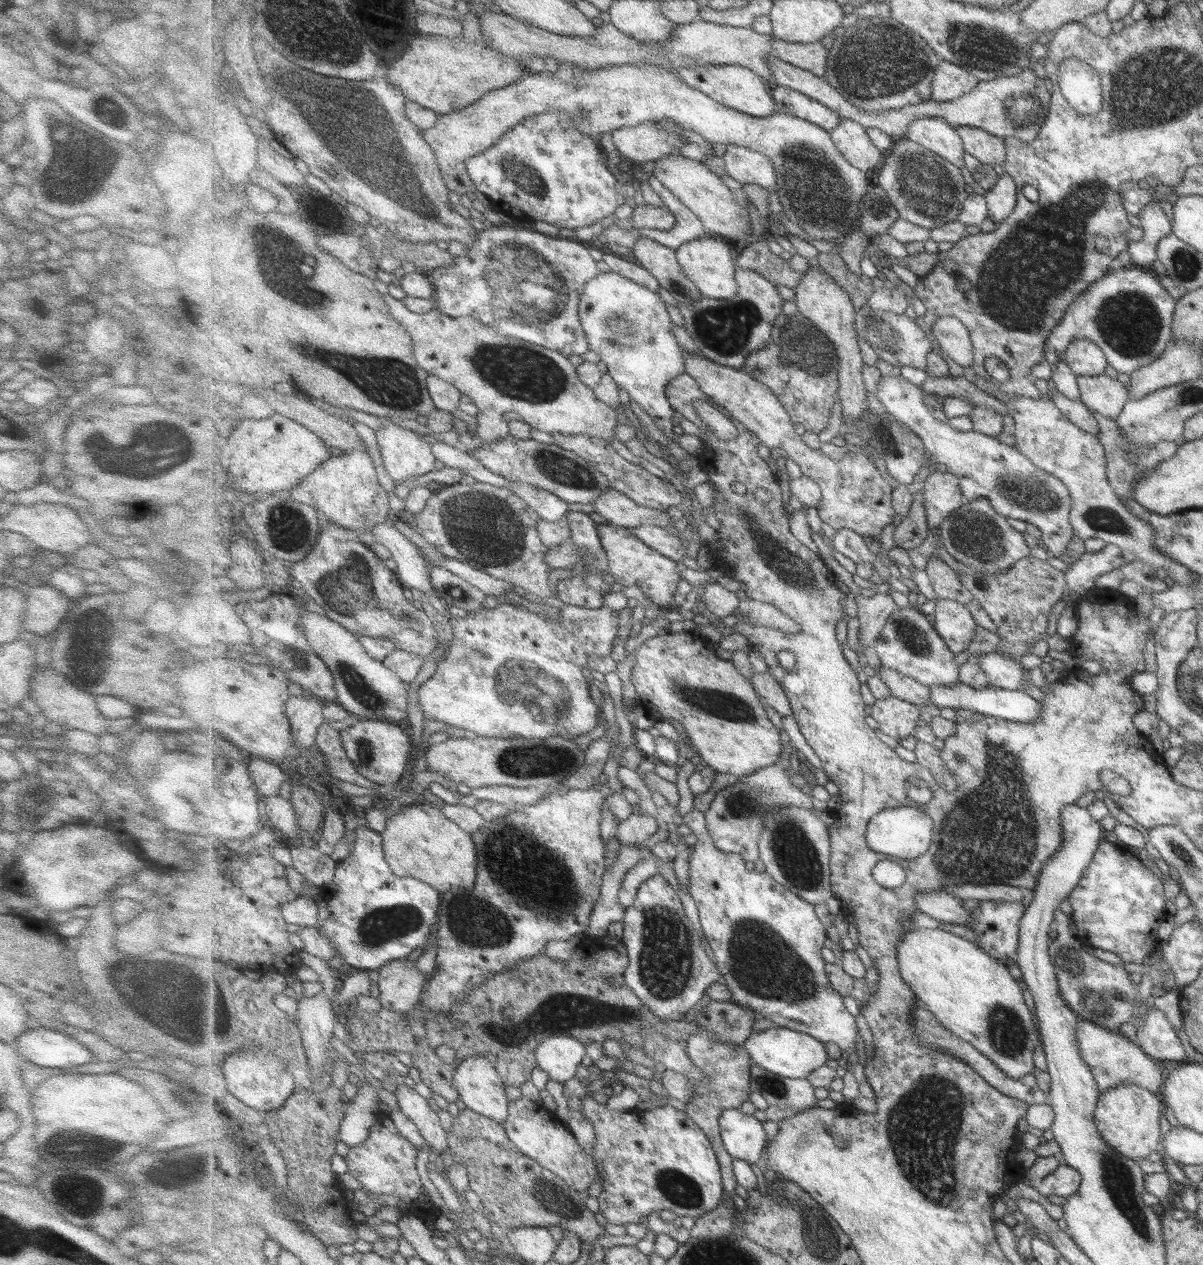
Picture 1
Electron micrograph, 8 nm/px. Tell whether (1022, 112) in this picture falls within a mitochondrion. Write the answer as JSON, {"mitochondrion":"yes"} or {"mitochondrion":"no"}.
{"mitochondrion":"yes"}

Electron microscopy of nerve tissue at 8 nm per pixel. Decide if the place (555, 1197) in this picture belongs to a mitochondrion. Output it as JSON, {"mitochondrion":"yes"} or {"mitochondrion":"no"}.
{"mitochondrion":"yes"}

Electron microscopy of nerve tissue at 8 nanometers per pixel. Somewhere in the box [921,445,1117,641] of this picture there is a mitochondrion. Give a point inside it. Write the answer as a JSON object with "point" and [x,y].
{"point":[1022,491]}

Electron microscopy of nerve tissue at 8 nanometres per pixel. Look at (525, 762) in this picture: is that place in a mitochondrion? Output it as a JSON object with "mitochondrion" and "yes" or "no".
{"mitochondrion":"yes"}

